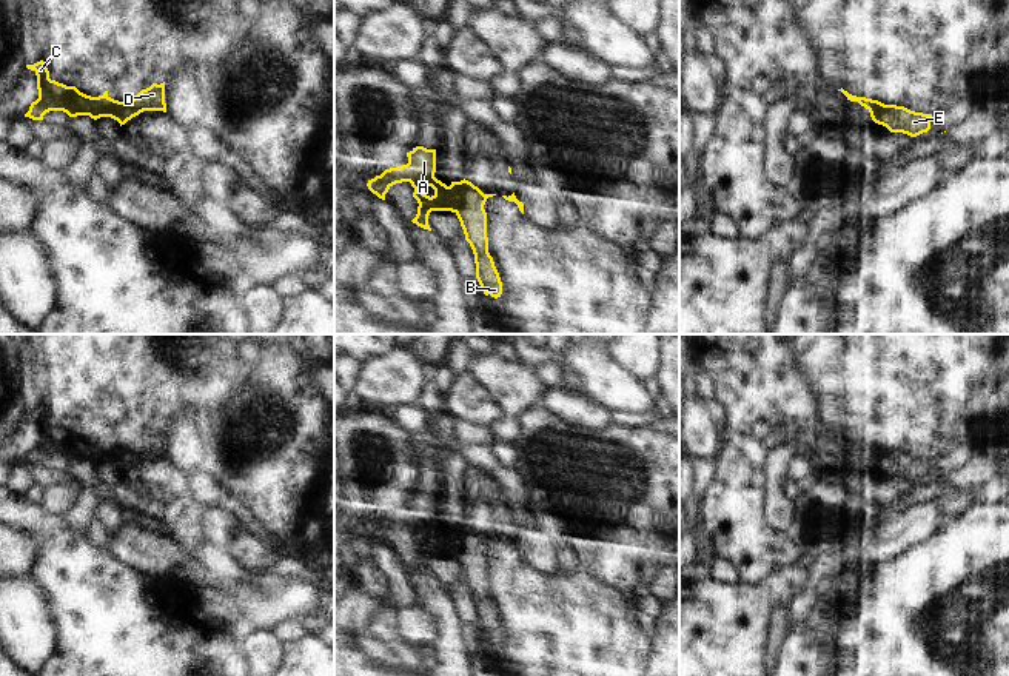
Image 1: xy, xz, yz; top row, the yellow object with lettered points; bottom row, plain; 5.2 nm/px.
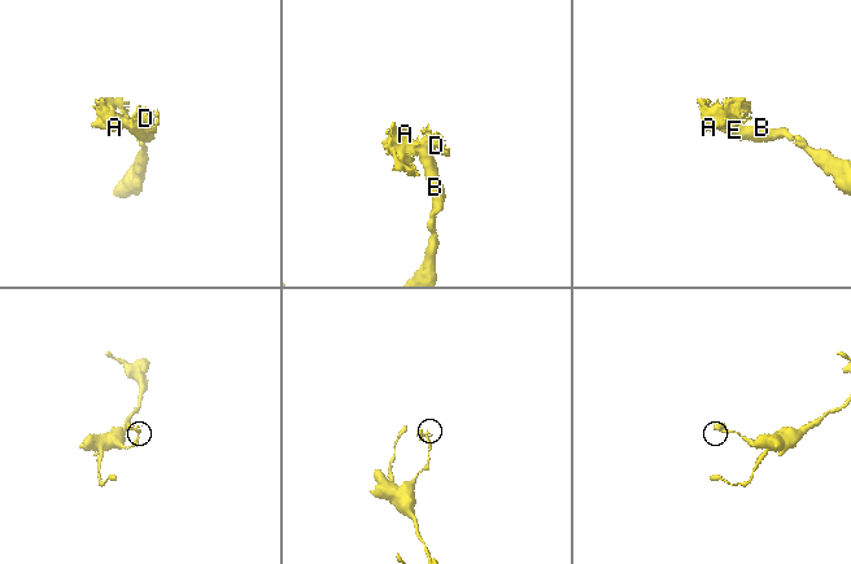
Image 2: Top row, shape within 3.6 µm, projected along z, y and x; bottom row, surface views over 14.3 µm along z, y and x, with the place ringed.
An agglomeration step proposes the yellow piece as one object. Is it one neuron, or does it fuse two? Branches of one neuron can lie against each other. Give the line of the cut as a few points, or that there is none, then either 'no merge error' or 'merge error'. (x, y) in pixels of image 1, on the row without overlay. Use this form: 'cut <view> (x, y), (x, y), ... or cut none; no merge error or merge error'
cut xz (484, 541), (465, 536), (455, 556); merge error

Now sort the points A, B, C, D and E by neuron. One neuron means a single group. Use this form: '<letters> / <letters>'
A C D / B E

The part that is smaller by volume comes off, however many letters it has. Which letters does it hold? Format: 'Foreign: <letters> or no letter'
Foreign: A, C, D

